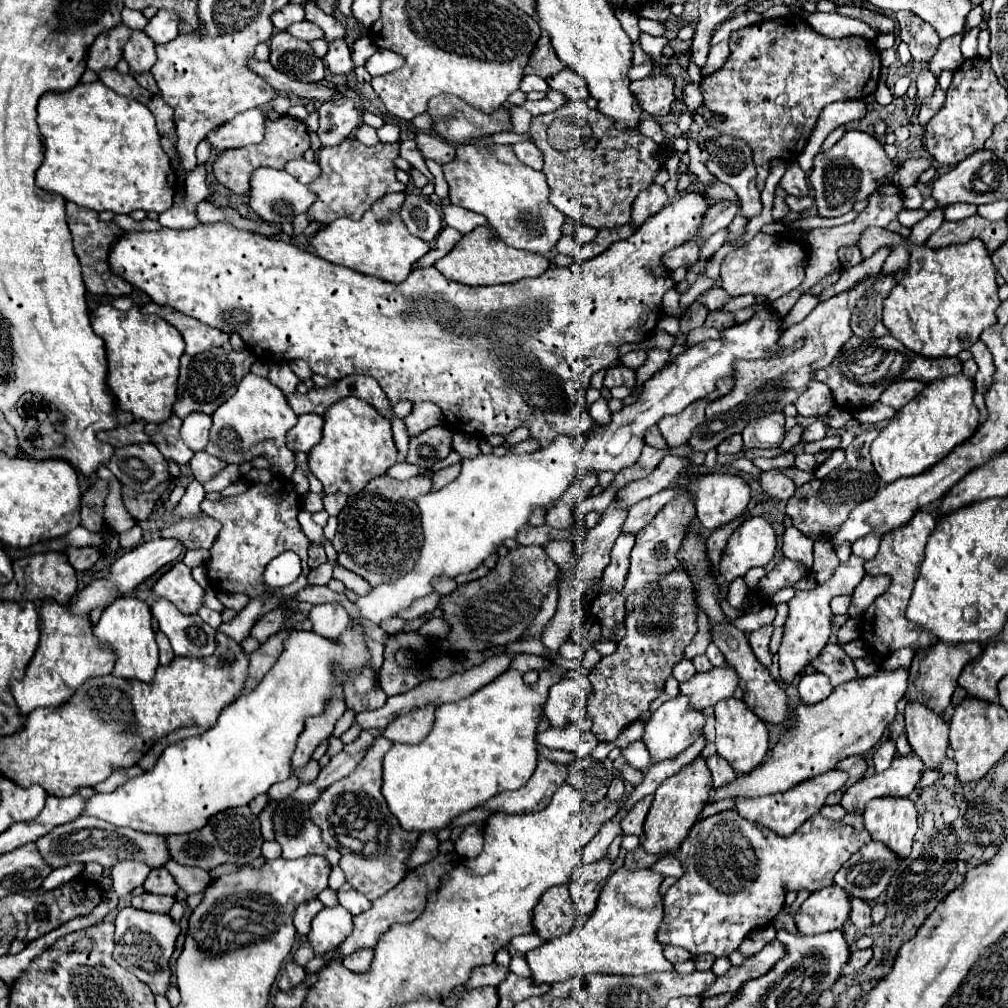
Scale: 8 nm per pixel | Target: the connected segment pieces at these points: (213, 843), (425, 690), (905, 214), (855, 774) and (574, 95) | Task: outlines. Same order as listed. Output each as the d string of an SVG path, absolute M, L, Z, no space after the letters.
M248 807L226 809L222 813L212 815L210 821L206 823L206 827L200 831L168 837L168 847L170 847L174 861L178 861L180 865L194 865L194 867L200 867L206 871L218 867L218 865L224 865L224 863L246 865L260 855L262 843L264 843L264 839L260 837L258 817Z
M504 653L504 655L494 655L494 657L488 657L482 665L476 665L468 671L462 671L462 673L454 673L452 677L444 679L444 681L438 681L438 679L432 679L428 677L426 681L422 681L418 687L414 687L412 691L408 693L402 693L402 695L394 695L386 701L384 707L376 709L376 711L364 711L364 713L358 713L356 715L356 723L362 727L362 729L384 729L388 723L392 723L396 717L408 713L408 711L414 711L418 707L426 707L426 705L442 705L442 703L452 703L452 701L460 701L472 693L476 693L478 689L482 689L484 685L488 685L490 681L494 681L498 675L502 675L504 671L510 669L510 663L516 655L514 653Z
M920 208L918 210L903 209L898 215L898 221L906 227L911 228L916 222L928 215L929 211Z
M848 757L848 759L840 761L836 767L842 769L842 771L846 771L850 775L848 783L846 783L848 787L854 785L866 773L866 761L864 761L864 757Z
M566 67L562 71L558 71L552 79L546 81L550 85L550 89L562 91L566 95L566 99L582 99L588 101L588 87L584 83L584 79L580 79L580 75L576 75L576 71L568 71Z

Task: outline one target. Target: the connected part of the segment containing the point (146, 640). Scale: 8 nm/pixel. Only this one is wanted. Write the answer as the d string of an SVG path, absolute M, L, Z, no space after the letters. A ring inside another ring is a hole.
M120 597L112 605L108 605L94 627L94 635L110 645L116 653L116 665L114 675L124 679L138 679L138 681L152 681L154 671L158 667L158 647L154 641L154 629L152 629L152 617L150 607L136 599L136 597Z

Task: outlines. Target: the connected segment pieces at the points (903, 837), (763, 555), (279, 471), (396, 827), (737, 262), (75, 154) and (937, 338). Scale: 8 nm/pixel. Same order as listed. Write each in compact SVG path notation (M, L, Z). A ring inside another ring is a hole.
M878 797L866 805L864 823L874 841L886 843L900 859L910 849L918 831L918 813L908 797Z
M748 517L728 539L718 573L726 583L744 577L752 567L766 567L776 551L774 527L764 517Z
M248 373L234 397L222 403L214 413L214 425L210 429L210 443L206 445L206 453L218 457L224 463L242 465L256 457L266 457L270 461L270 469L276 477L290 477L294 471L294 453L286 447L286 433L296 425L296 413L288 407L284 393L268 379ZM270 443L270 455L268 455Z
M382 735L368 749L360 765L344 779L332 783L310 809L310 819L322 829L322 839L340 851L340 867L352 889L364 893L370 901L378 899L406 877L406 861L418 841L416 831L408 833L392 817L382 795L382 759L392 747Z
M756 233L750 241L746 241L742 247L730 251L720 265L720 287L730 295L766 295L770 301L790 293L804 281L804 269L808 263L808 251L804 243L788 239L788 237L776 237L766 233Z
M102 81L78 83L72 91L54 91L40 97L38 127L44 137L44 163L36 171L36 185L40 189L58 193L66 201L92 211L130 213L142 209L162 213L172 205L176 173L170 167L168 155L160 147L154 115L146 105L114 93Z
M980 239L944 249L920 245L910 251L908 273L884 299L882 323L894 339L918 355L928 359L956 357L960 351L970 349L986 327L996 323L994 311L1000 299L990 253Z

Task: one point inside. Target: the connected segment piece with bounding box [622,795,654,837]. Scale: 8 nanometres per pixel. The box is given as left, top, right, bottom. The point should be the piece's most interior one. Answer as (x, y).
(632, 824)

